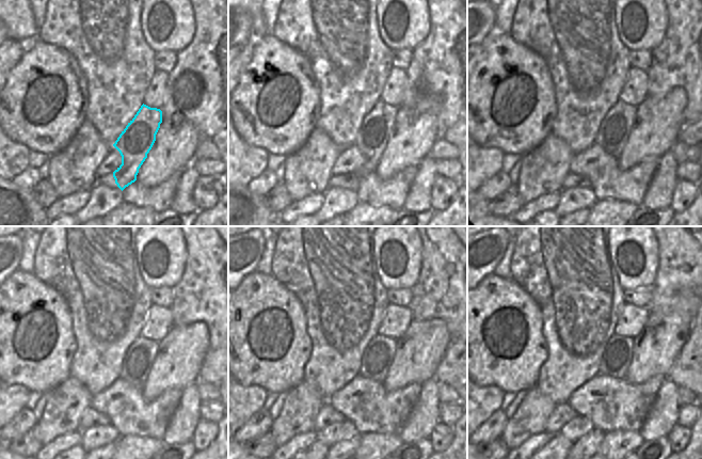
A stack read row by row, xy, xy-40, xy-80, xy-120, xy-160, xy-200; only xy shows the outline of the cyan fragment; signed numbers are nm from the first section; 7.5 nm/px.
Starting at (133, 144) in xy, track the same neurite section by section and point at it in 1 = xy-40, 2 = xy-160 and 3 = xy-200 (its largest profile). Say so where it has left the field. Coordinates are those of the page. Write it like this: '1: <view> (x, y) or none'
1: xy-40 (373, 135)
2: xy-160 (378, 355)
3: xy-200 (617, 357)

